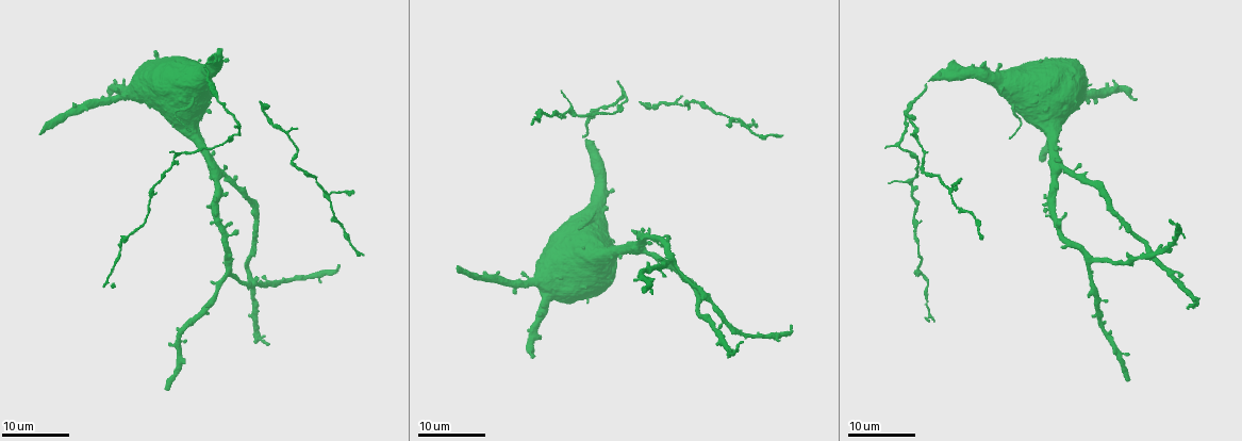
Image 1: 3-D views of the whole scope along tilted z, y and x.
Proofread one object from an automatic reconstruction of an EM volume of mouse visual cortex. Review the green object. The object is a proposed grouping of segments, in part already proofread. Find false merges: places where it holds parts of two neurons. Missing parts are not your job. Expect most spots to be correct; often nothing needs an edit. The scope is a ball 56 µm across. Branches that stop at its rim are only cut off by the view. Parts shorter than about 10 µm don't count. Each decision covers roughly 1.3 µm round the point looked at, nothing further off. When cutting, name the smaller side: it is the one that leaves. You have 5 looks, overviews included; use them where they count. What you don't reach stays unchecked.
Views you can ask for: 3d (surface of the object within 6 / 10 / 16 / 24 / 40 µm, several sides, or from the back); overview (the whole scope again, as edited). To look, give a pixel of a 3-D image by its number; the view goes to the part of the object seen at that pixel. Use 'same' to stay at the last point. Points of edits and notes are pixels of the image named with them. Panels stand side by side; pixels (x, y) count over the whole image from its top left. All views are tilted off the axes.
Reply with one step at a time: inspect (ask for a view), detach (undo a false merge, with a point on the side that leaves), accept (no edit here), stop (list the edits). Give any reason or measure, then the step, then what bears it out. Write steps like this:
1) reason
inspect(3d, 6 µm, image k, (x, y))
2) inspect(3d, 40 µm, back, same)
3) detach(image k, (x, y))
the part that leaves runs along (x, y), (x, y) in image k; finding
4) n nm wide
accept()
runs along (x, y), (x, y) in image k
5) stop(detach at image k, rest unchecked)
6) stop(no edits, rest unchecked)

thick turns thin
inspect(3d, 16 µm, image 1, (911, 181))

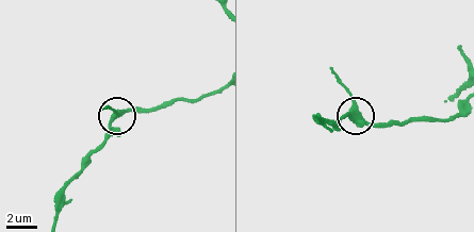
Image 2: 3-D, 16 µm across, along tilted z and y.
closer look
inspect(3d, 6 µm, same)

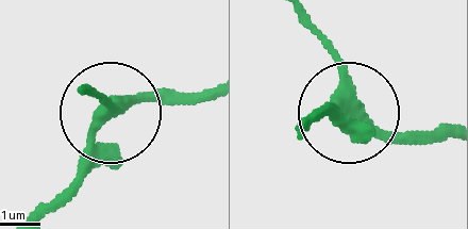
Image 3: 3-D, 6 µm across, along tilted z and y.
accept()
runs along (206, 88), (127, 99), (49, 205) in image 3; all the same neuron

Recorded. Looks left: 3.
branch point
inspect(3d, 24 µm, image 1, (1092, 262))

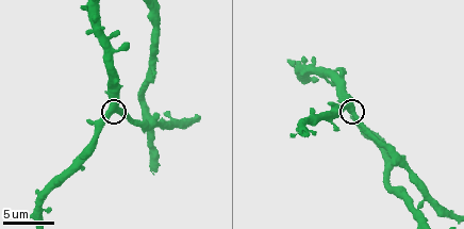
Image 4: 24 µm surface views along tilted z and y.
inspect(3d, 6 µm, image 4, (351, 109))

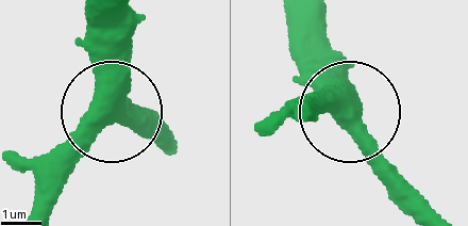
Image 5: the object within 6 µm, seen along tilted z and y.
accept()
runs along (96, 10), (90, 44), (106, 124), (44, 189) in image 5; one neuron here

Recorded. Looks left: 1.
stop(no edits, rest unchecked)

